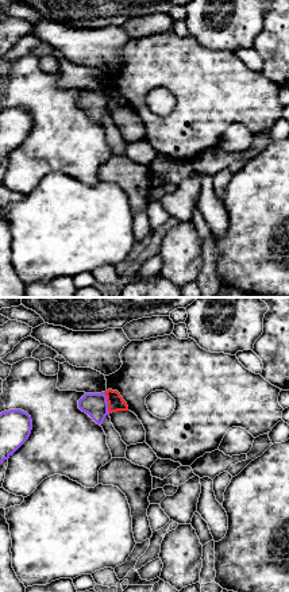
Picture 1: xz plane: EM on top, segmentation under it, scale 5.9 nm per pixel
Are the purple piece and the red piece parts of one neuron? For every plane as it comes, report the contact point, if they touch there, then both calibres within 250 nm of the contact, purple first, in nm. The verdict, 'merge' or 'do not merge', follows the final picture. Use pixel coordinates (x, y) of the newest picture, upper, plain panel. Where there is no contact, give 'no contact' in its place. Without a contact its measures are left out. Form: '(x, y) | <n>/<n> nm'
(107, 100) | 140/100 nm

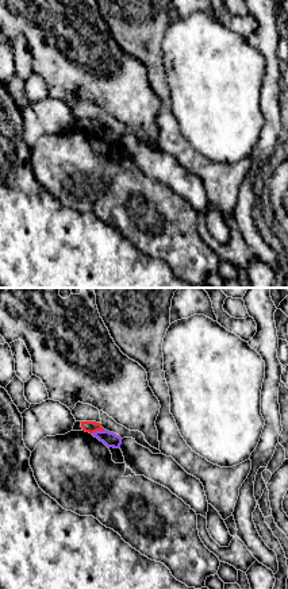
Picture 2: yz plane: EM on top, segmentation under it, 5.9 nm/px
(98, 129) | 90/70 nm

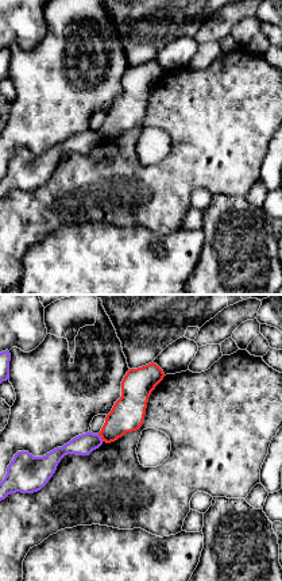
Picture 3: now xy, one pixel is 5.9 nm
(100, 135) | 130/200 nm

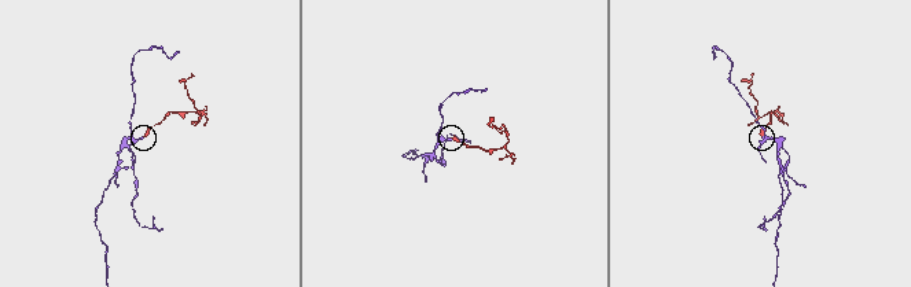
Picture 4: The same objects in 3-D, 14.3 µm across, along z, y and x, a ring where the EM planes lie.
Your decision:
do not merge

